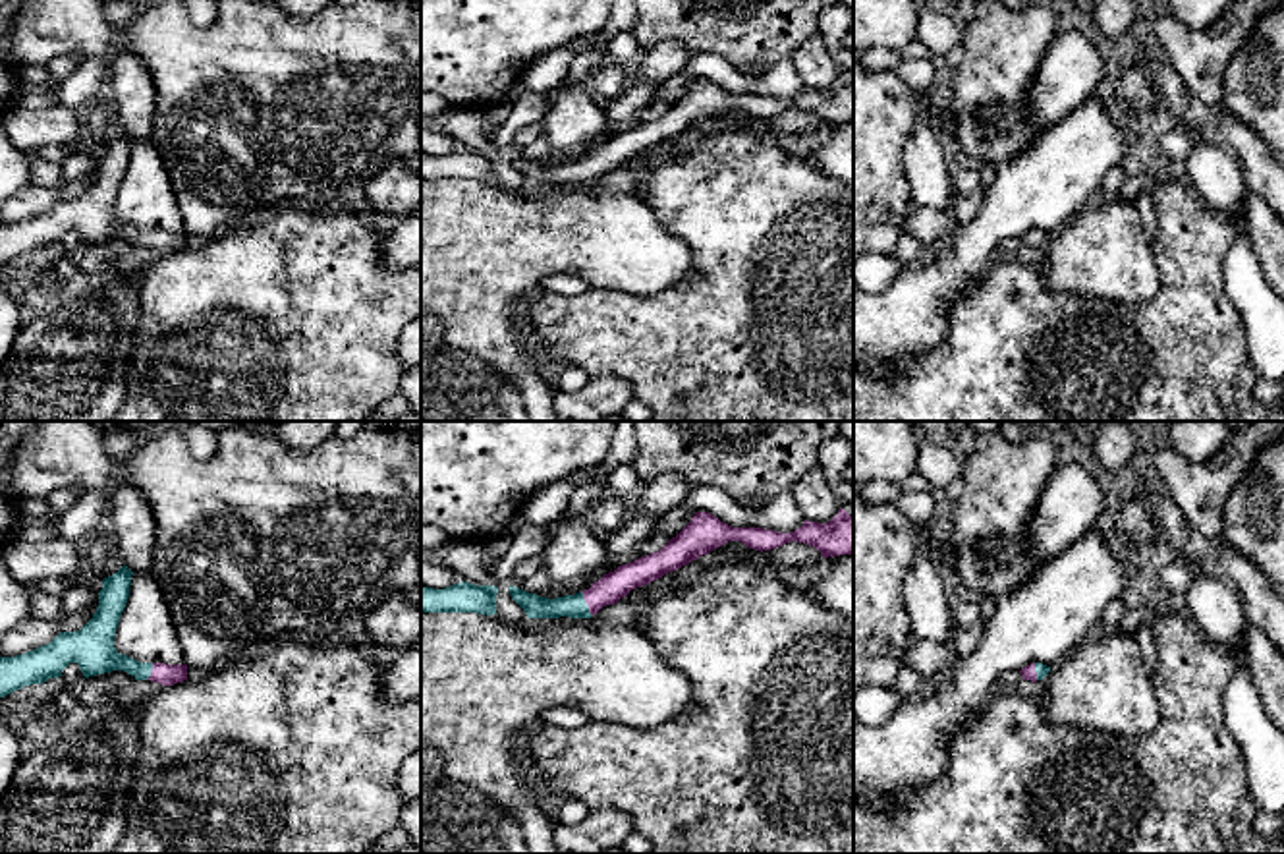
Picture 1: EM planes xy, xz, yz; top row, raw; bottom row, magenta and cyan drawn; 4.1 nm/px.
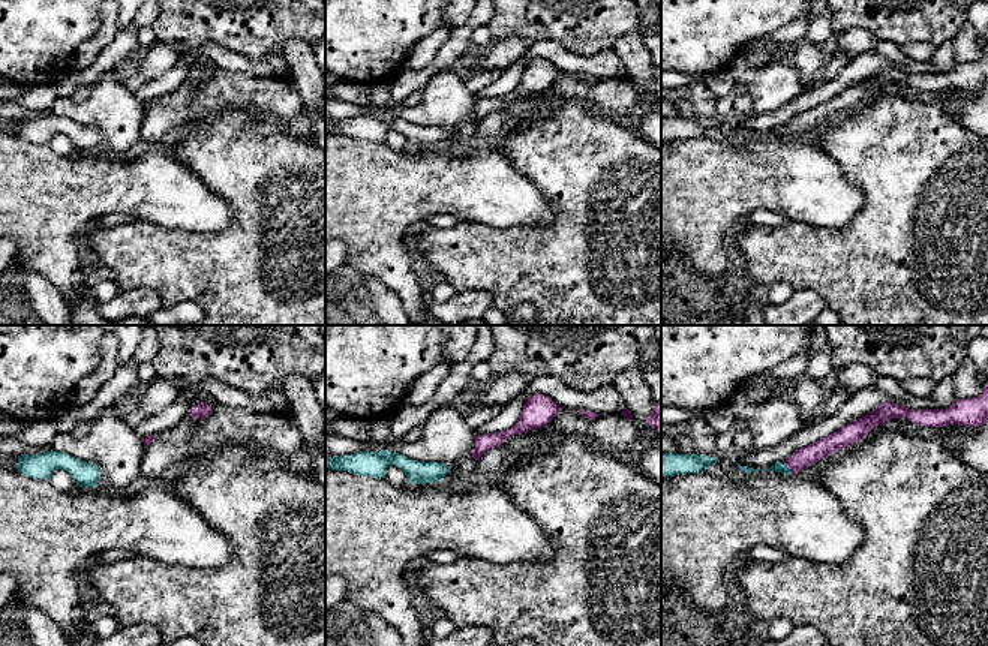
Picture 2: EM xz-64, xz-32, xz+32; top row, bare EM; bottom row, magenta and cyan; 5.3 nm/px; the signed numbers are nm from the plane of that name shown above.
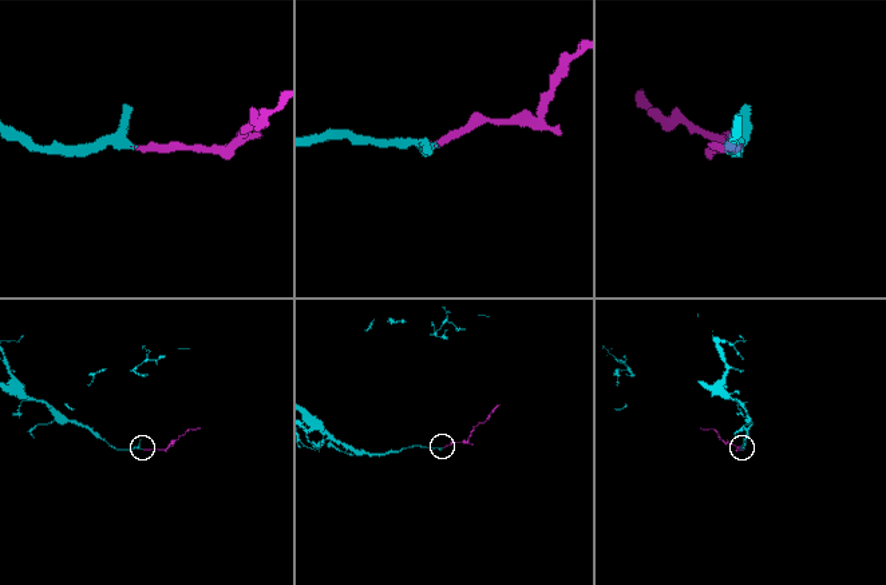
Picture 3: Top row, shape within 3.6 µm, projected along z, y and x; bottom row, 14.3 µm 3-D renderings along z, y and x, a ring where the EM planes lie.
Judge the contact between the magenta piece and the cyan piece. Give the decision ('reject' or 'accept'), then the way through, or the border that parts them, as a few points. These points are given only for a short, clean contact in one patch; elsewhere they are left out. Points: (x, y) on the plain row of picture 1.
accept; runs through xz (611, 155), (586, 169), (570, 172)

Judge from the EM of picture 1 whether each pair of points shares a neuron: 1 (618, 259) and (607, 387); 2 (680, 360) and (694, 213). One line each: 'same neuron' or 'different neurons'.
1: different neurons
2: same neuron

